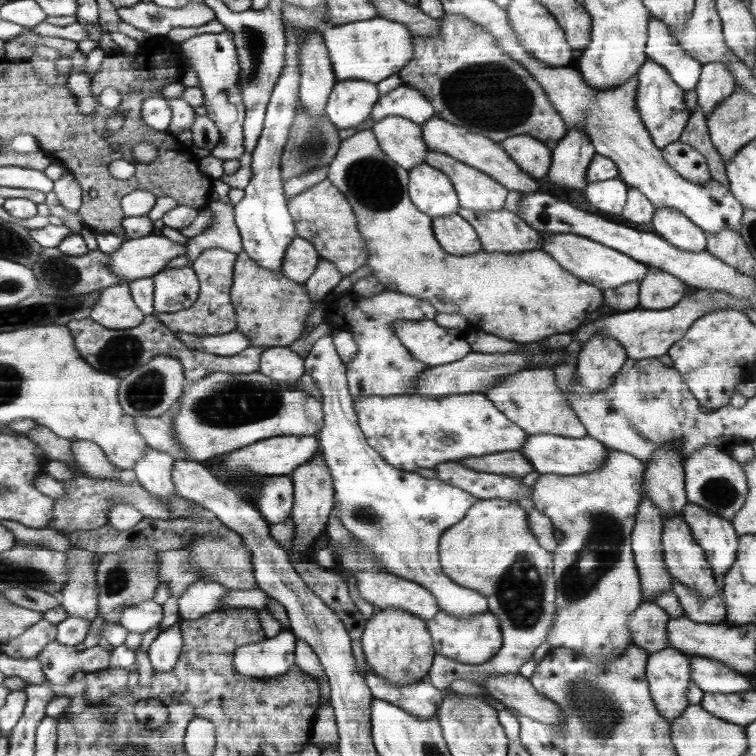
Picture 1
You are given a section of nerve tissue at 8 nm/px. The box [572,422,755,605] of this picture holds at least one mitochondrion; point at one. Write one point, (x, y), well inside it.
(719, 492)

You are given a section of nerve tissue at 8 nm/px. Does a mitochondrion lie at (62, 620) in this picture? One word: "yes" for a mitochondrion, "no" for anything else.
no

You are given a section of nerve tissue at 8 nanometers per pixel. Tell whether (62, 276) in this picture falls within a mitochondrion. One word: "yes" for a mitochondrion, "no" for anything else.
yes

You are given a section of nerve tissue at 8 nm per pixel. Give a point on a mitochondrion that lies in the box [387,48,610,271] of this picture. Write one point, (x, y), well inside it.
(497, 97)

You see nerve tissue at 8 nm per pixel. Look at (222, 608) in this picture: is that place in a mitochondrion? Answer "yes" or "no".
no

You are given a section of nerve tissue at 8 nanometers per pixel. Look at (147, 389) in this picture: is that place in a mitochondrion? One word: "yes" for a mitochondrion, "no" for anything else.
yes

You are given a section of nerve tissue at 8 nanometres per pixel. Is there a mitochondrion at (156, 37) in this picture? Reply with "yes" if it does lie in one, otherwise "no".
no

